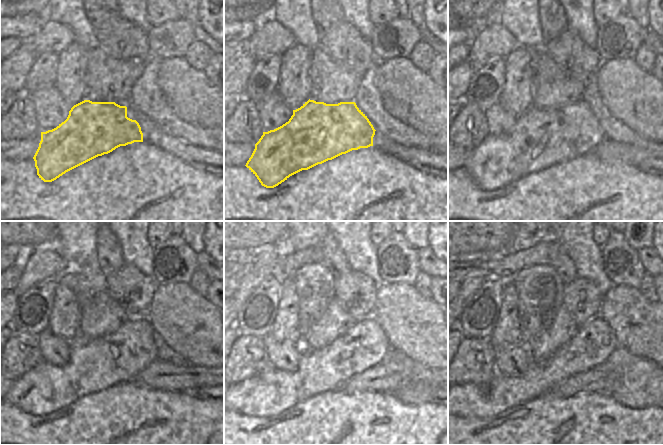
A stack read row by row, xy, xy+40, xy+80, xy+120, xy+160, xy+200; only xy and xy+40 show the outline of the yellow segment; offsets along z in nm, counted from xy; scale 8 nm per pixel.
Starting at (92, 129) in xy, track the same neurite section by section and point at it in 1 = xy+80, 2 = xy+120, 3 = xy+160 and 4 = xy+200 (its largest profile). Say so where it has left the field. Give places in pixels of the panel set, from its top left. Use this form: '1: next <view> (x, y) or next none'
1: next xy+80 (541, 138)
2: next xy+120 (118, 357)
3: next xy+160 (273, 391)
4: next xy+200 (594, 342)

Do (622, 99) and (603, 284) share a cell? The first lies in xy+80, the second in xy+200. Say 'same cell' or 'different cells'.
different cells

